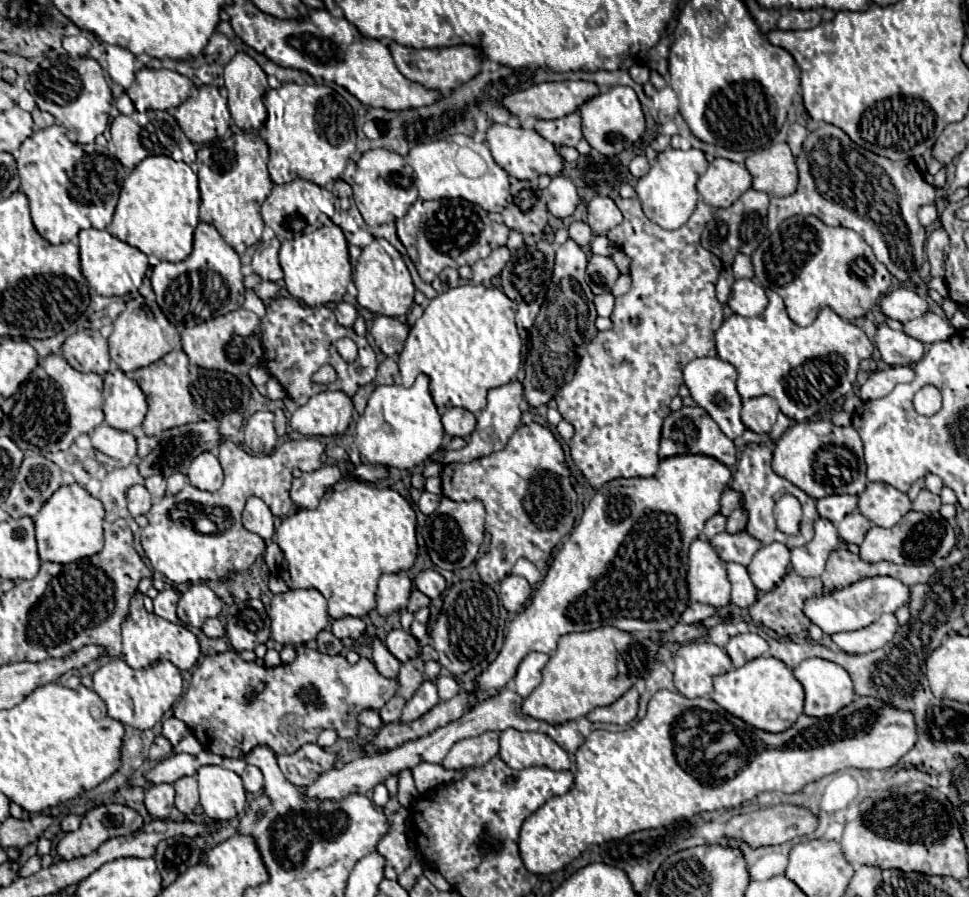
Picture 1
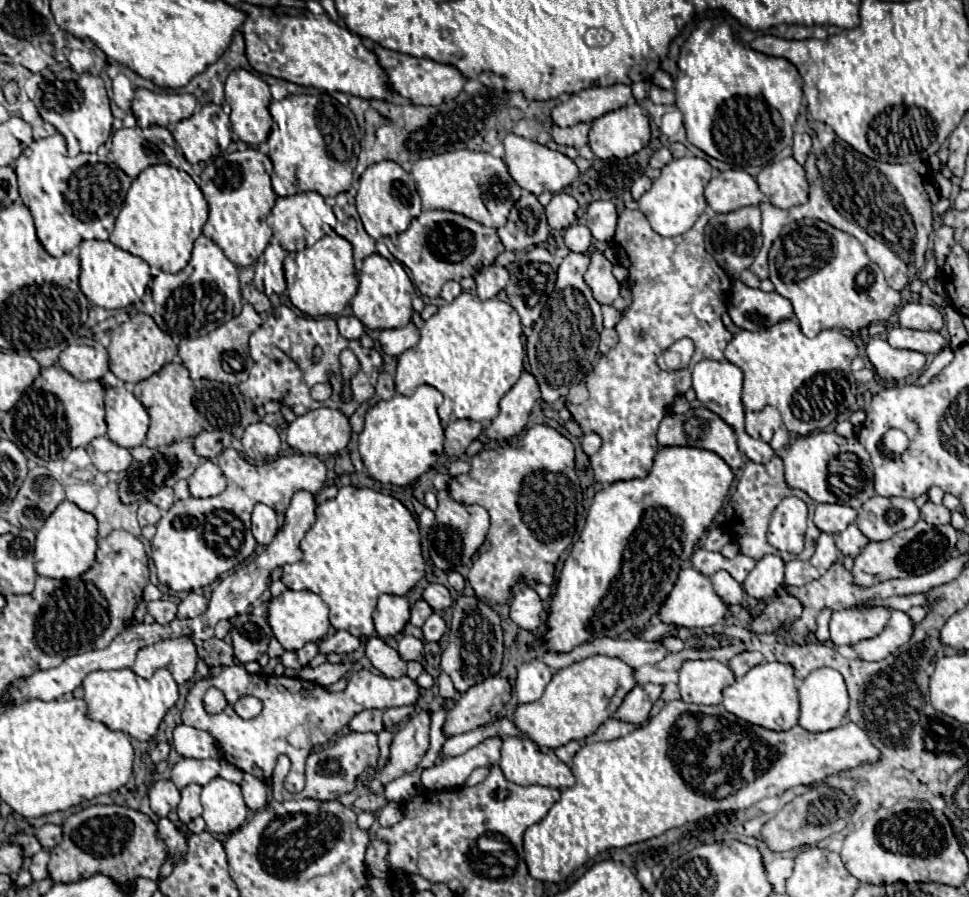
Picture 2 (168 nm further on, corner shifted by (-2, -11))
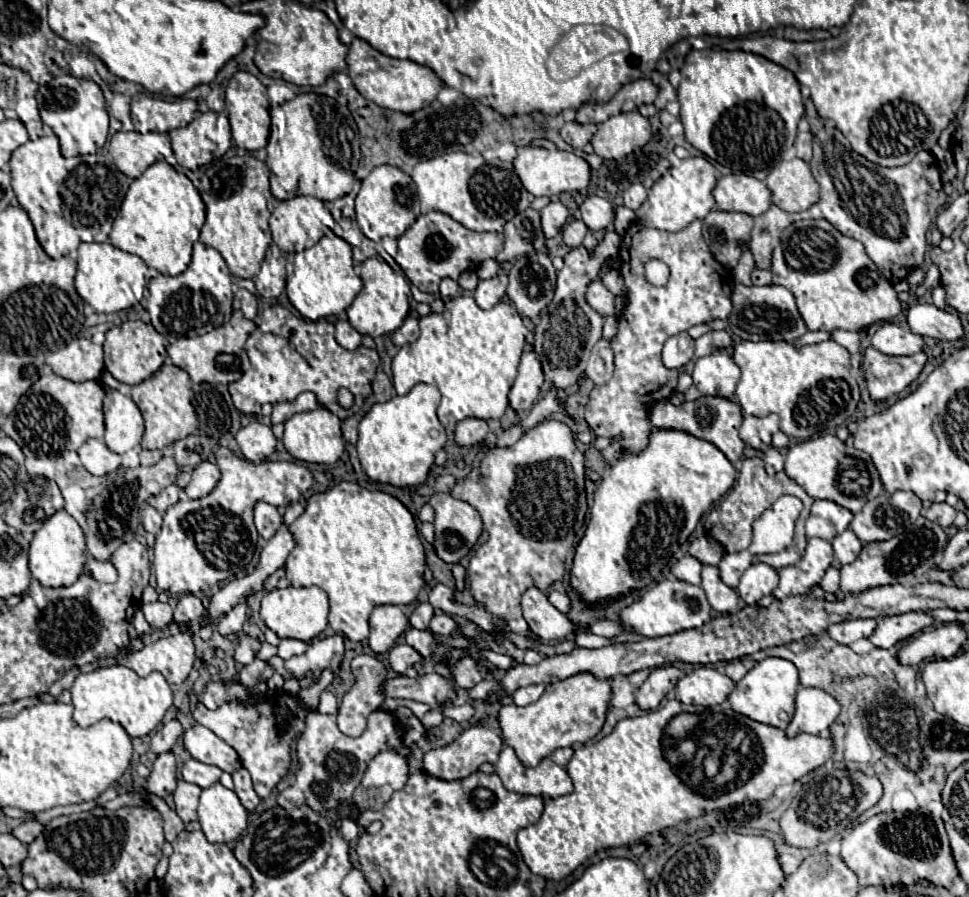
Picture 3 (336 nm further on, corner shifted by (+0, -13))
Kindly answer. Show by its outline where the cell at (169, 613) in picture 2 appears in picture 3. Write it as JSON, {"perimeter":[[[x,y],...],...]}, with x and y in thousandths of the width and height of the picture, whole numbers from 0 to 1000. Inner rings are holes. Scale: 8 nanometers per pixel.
{"perimeter":[[[155,671],[155,673],[149,673],[147,680],[151,687],[151,693],[157,700],[167,700],[167,698],[173,698],[178,693],[178,678],[173,673]]]}

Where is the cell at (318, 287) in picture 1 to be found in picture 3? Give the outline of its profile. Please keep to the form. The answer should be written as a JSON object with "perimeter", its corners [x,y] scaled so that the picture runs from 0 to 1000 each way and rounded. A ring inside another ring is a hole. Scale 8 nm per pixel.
{"perimeter":[[[332,265],[326,274],[310,281],[297,283],[295,290],[295,326],[301,341],[318,357],[328,357],[336,352],[347,352],[357,346],[367,328],[374,323],[374,312],[367,308],[363,275],[357,268]]]}

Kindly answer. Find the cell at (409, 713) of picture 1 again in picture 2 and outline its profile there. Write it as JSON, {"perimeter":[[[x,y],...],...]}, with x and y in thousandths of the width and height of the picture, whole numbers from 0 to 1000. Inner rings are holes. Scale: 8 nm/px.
{"perimeter":[[[429,794],[407,821],[402,832],[402,849],[384,865],[382,881],[392,885],[396,876],[419,861],[425,861],[436,843],[442,836],[442,816],[444,816],[444,794]]]}

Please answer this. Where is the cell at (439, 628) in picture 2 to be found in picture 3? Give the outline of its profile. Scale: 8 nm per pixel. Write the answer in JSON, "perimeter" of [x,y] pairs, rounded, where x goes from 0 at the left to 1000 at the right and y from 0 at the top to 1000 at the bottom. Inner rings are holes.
{"perimeter":[[[458,682],[450,685],[450,687],[446,689],[446,693],[444,693],[444,702],[446,702],[448,707],[452,707],[452,709],[464,709],[464,707],[469,705],[469,700],[471,700],[471,693],[466,691],[466,687],[462,687],[462,685],[458,685]]]}

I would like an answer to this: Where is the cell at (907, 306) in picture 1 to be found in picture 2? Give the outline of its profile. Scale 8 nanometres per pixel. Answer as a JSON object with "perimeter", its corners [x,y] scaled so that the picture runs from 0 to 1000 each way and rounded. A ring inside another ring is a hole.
{"perimeter":[[[935,337],[927,343],[927,359],[931,366],[941,368],[970,368],[974,363],[974,352],[962,339]]]}

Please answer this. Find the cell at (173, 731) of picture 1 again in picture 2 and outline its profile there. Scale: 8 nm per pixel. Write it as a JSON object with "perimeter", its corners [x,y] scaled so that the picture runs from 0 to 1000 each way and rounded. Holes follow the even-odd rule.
{"perimeter":[[[192,807],[180,812],[178,832],[190,845],[227,845],[221,823],[215,816]]]}

